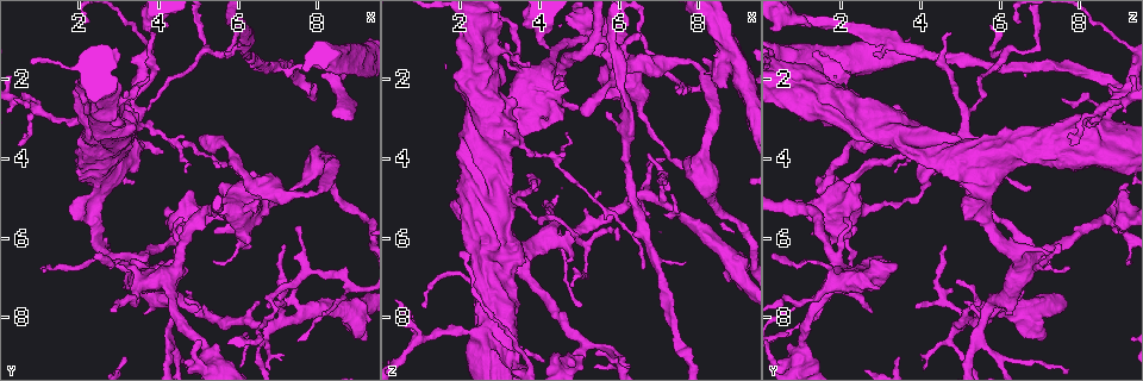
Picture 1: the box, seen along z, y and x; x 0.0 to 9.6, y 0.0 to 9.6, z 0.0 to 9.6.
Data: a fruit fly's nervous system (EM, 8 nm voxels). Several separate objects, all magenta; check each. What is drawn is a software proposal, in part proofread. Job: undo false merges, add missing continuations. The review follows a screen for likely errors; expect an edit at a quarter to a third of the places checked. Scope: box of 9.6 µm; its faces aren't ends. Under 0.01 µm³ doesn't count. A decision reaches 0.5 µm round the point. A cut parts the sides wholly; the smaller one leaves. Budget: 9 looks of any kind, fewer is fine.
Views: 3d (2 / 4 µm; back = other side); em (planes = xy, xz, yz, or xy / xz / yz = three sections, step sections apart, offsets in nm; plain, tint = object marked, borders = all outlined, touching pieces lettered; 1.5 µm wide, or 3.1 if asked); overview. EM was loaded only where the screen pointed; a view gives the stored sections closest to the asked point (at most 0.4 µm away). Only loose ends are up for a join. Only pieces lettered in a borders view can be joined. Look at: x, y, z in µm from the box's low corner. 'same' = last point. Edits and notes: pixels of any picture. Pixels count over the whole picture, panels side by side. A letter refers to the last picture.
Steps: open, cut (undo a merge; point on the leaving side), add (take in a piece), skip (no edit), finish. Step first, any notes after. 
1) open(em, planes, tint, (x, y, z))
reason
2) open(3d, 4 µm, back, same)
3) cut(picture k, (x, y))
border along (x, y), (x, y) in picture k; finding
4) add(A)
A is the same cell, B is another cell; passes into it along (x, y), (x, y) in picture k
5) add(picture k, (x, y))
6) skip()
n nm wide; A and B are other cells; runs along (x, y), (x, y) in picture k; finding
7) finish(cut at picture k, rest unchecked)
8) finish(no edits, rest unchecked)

open(em, xy, step 8, tint, (7.40, 4.75, 4.15))
closes a loop

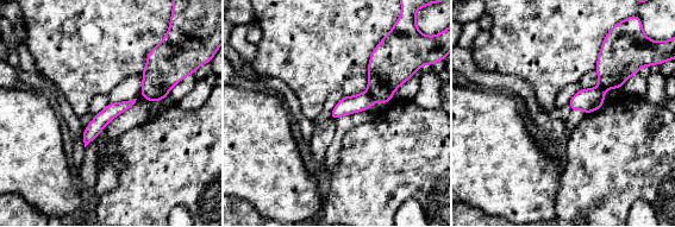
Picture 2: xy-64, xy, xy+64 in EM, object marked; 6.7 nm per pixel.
open(em, planes, borders, same)
cut it another way

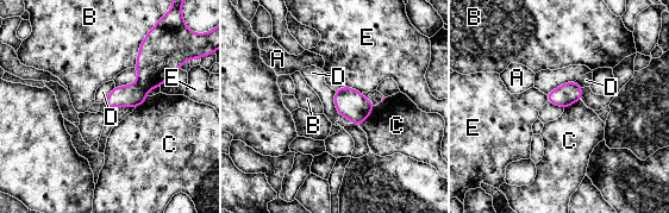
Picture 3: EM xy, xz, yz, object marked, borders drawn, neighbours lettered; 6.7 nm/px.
cut(picture 3, (160, 56))
70 nm wide; A, B, C, D and E are other cells; a second cell is stuck on

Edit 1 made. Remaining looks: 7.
open(3d, 2 µm, (7.55, 5.65, 2.35))
an open end

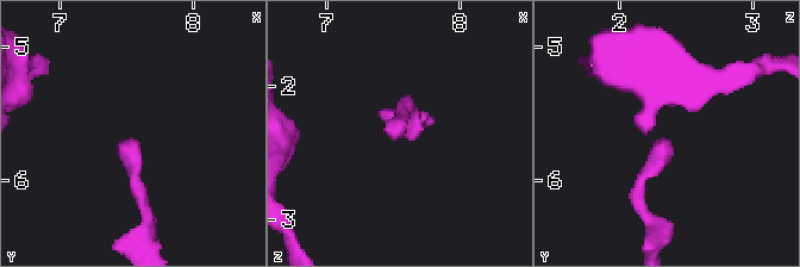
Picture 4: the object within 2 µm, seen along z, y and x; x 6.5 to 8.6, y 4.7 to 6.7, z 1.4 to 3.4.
open(em, planes, plain, (7.58, 5.68, 2.34))

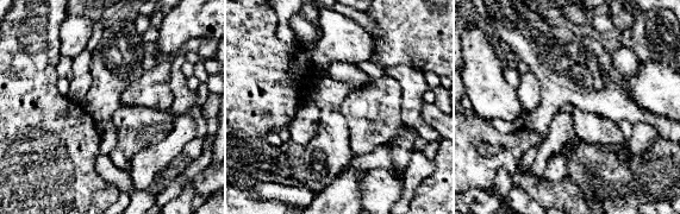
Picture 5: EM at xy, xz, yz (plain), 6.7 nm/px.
open(em, planes, borders, same)

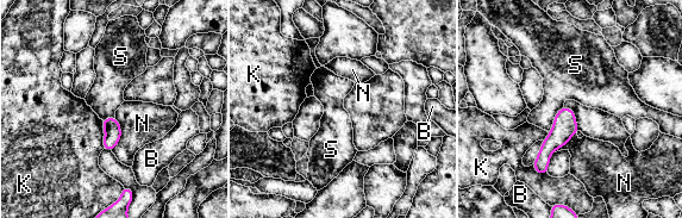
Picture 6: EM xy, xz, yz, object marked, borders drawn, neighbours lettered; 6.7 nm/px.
skip()
N touches over 220 nm; B, K, N and S are other cells; border along (563, 105), (557, 112), (549, 132) in picture 6; no lettered piece goes on from it

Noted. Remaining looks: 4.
open(em, planes, borders, (4.25, 5.75, 9.00))
branch stops here

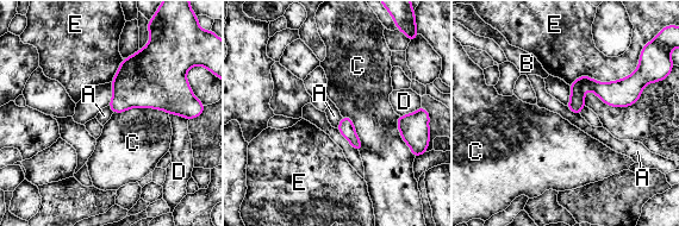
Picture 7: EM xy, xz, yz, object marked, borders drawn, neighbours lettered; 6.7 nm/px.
skip()
A, B, C, D and E are other cells; border along (565, 106), (580, 115) in picture 7; none of them fits

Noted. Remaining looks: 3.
open(3d, 2 µm, (0.95, 2.80, 8.50))
four-way junction

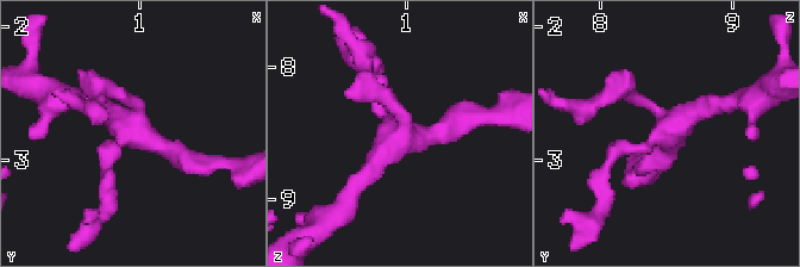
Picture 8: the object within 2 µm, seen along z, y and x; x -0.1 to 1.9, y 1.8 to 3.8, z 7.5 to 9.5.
open(em, xz, step 4, tint, (1.00, 2.82, 8.50))
4 arms; need the tissue

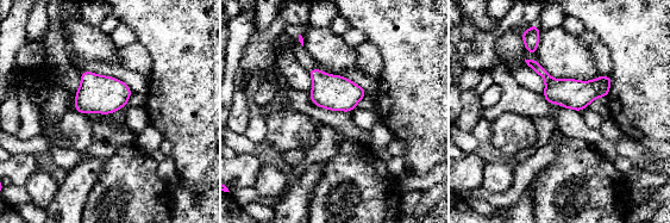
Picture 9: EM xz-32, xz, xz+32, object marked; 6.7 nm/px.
open(em, planes, borders, same)
cut it another way

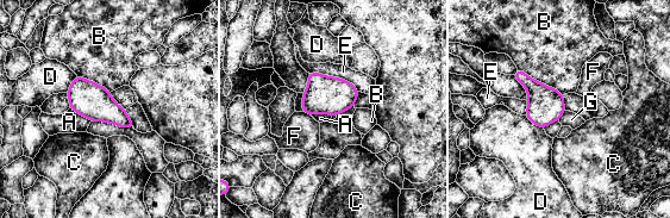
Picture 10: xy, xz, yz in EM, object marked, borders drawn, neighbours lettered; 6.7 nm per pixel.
skip()
A, B, C, D, E, F and G are other cells; all the same cell

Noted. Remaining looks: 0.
finish(cut at picture 3, rest unchecked)

